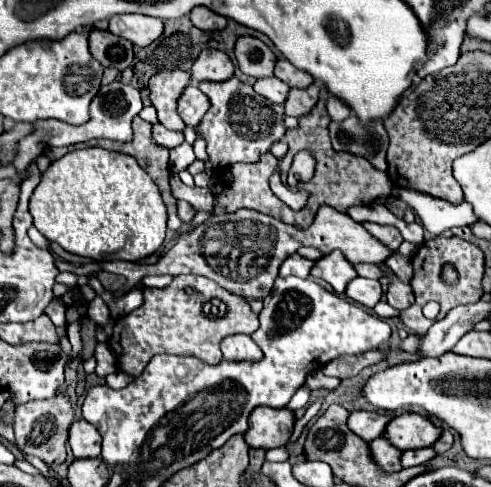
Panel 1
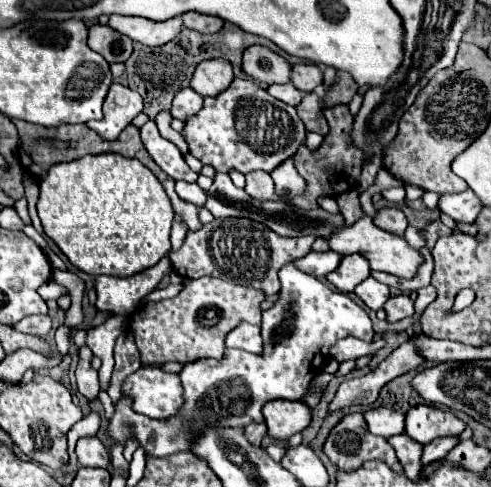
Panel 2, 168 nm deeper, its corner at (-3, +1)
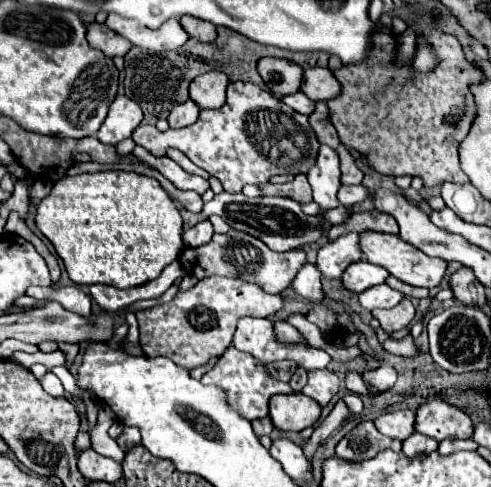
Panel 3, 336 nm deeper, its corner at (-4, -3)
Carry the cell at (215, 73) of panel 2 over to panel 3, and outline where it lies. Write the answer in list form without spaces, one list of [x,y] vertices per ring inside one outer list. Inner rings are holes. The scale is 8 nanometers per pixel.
[[[208,71],[204,75],[198,75],[190,83],[190,99],[200,105],[202,109],[218,109],[226,101],[226,87],[228,77],[222,71]]]

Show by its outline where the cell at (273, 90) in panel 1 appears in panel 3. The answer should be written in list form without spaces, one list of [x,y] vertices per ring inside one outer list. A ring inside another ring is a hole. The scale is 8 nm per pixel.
[[[296,91],[296,93],[292,93],[292,95],[284,95],[282,101],[284,101],[288,107],[292,107],[294,111],[304,113],[304,115],[310,115],[310,113],[314,111],[314,103],[312,103],[302,91]]]

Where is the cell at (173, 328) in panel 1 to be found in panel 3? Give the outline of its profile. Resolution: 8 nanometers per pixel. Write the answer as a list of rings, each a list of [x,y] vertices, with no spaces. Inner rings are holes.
[[[206,277],[188,291],[180,291],[170,303],[136,311],[140,345],[146,357],[170,357],[184,369],[196,369],[220,357],[230,347],[240,317],[270,317],[282,307],[280,295],[270,295],[258,285],[230,277]]]

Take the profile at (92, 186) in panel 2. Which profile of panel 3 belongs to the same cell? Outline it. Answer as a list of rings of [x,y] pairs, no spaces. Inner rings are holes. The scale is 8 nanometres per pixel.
[[[110,169],[58,179],[50,195],[44,197],[38,205],[36,225],[48,237],[48,241],[52,241],[70,279],[76,285],[104,283],[118,289],[144,285],[156,279],[170,261],[180,257],[184,249],[182,217],[174,201],[154,177],[146,177],[134,171]]]

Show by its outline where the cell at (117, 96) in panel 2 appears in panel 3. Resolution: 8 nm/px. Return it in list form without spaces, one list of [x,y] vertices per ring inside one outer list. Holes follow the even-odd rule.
[[[116,95],[96,137],[102,143],[118,145],[120,141],[124,141],[132,135],[132,131],[140,125],[140,121],[142,121],[142,109],[138,107],[138,103],[124,95]]]

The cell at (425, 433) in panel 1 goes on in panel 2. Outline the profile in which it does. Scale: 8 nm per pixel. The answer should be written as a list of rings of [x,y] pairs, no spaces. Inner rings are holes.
[[[415,405],[409,409],[407,419],[405,419],[405,433],[421,441],[423,445],[437,439],[437,437],[447,437],[447,435],[459,435],[467,425],[455,417],[451,411],[443,411],[431,405]]]

